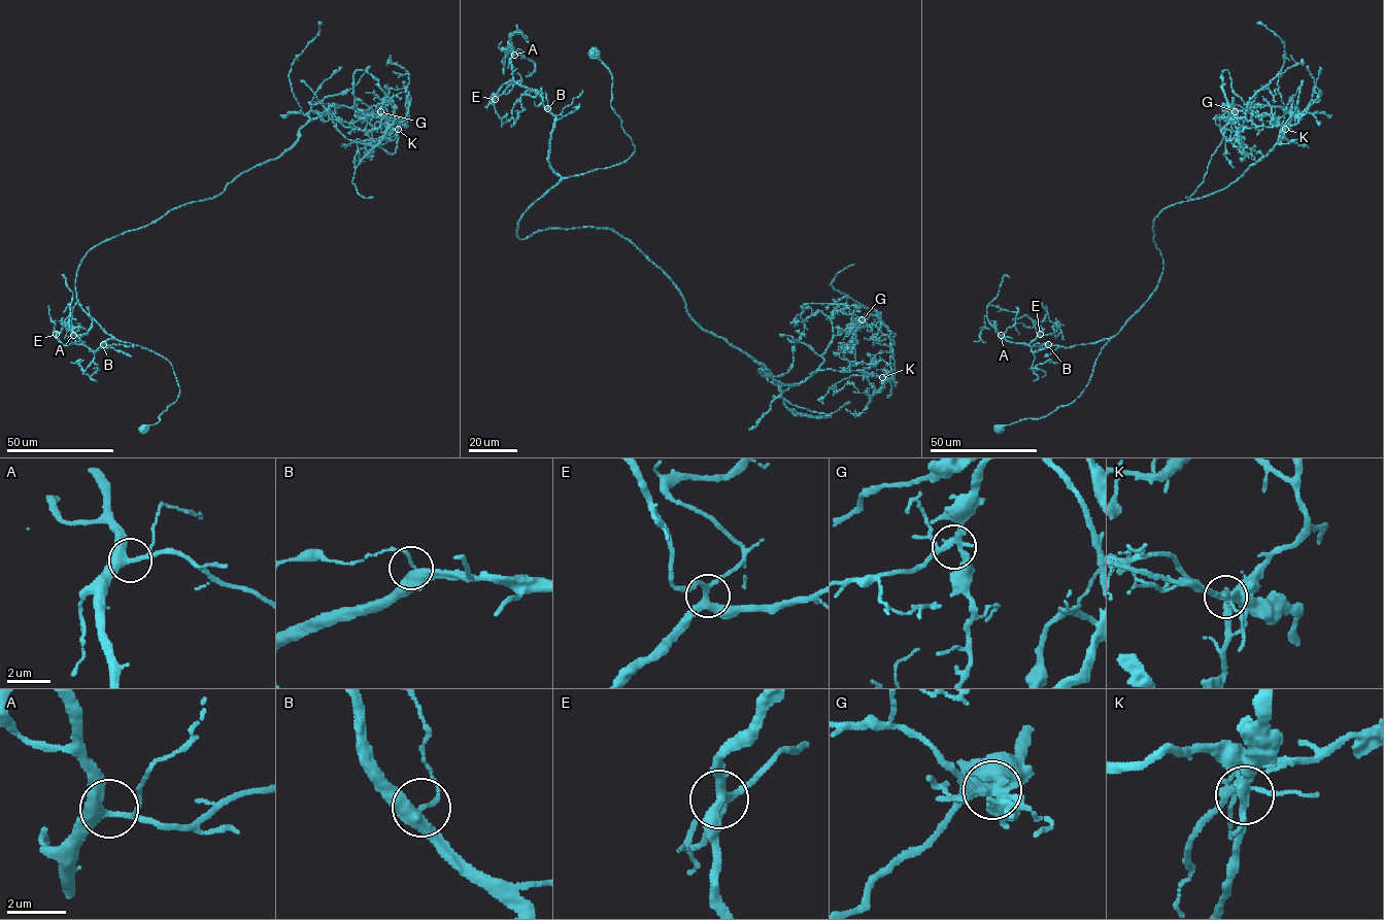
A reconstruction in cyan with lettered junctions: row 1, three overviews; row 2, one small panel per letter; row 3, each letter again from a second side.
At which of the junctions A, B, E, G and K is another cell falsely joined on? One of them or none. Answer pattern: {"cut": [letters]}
{"cut": ["K"]}

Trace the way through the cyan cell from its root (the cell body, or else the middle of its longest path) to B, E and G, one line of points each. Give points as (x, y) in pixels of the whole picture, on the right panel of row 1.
B: (999, 429), (1045, 417), (1071, 404), (1088, 383), (1101, 349), (1109, 340), (1069, 347), (1048, 344)
E: (999, 429), (1071, 404), (1088, 383), (1109, 340), (1034, 351), (1022, 344), (1040, 334)
G: (999, 429), (1081, 395), (1156, 287), (1154, 219), (1235, 182), (1291, 121), (1246, 105), (1224, 70), (1235, 111)

